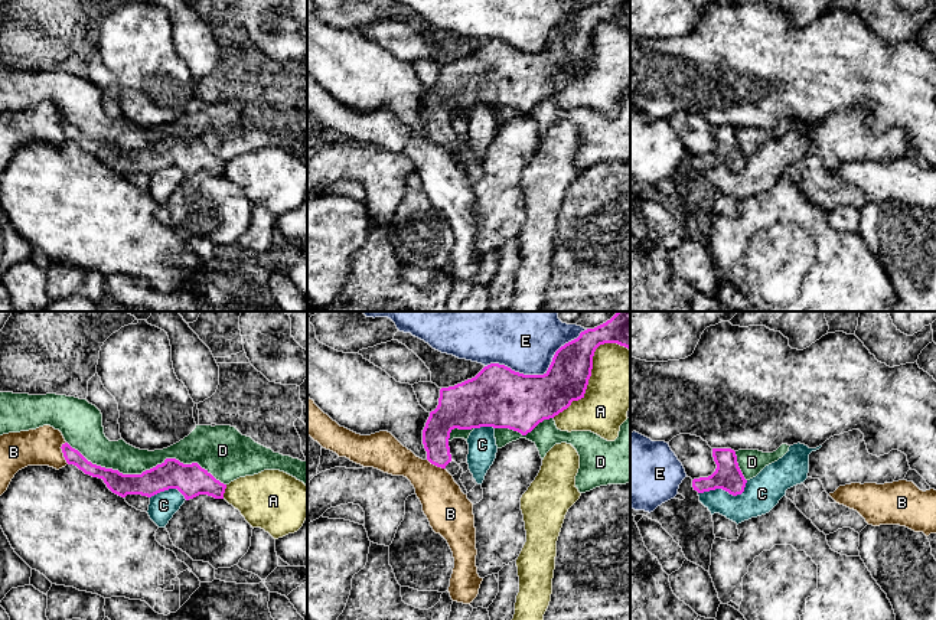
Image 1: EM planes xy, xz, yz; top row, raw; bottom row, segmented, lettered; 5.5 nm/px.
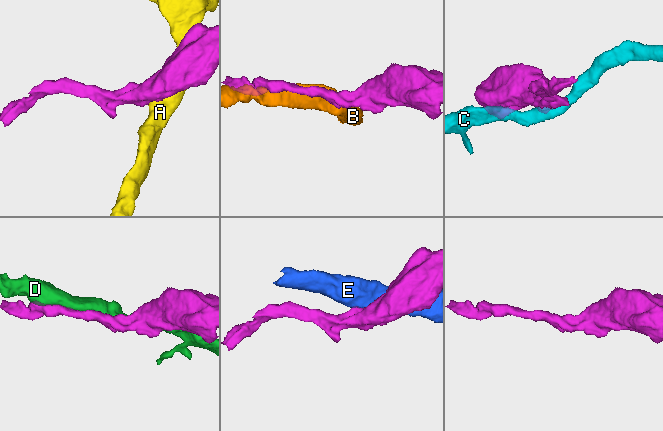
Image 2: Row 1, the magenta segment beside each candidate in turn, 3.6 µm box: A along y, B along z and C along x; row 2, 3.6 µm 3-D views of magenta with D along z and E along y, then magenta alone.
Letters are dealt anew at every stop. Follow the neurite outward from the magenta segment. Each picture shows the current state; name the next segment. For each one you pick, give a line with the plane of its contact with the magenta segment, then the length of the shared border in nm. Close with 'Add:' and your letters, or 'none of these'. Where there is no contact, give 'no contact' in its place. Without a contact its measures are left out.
Add: none of these

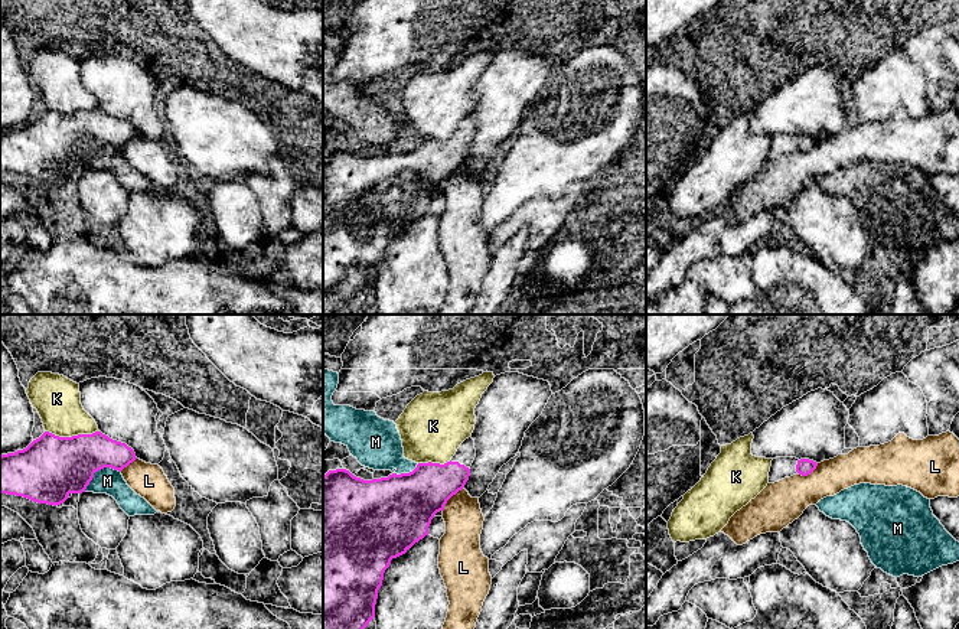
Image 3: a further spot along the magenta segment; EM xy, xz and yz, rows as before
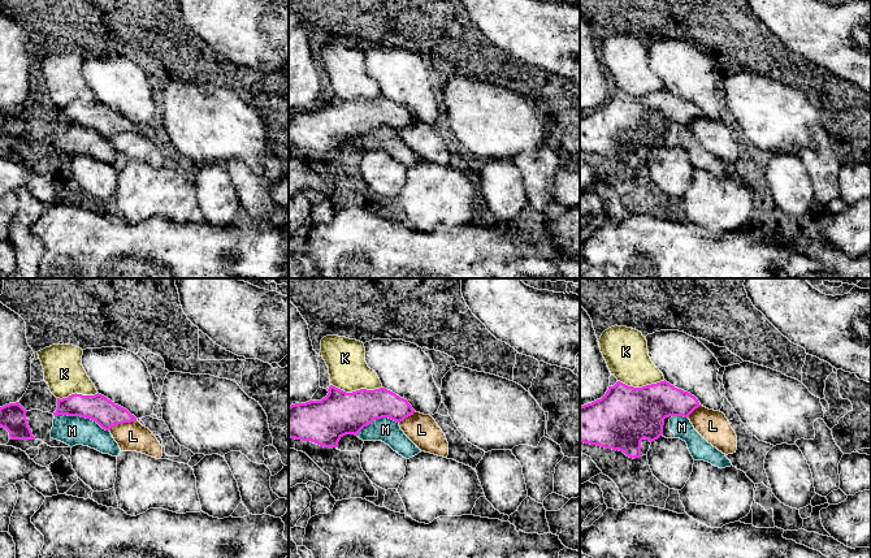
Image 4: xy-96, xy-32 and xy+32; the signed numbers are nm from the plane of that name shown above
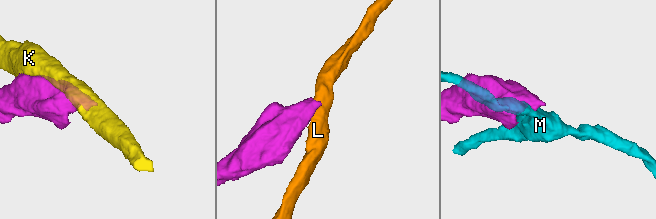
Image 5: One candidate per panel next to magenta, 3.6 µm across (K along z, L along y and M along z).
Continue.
Add: none of these

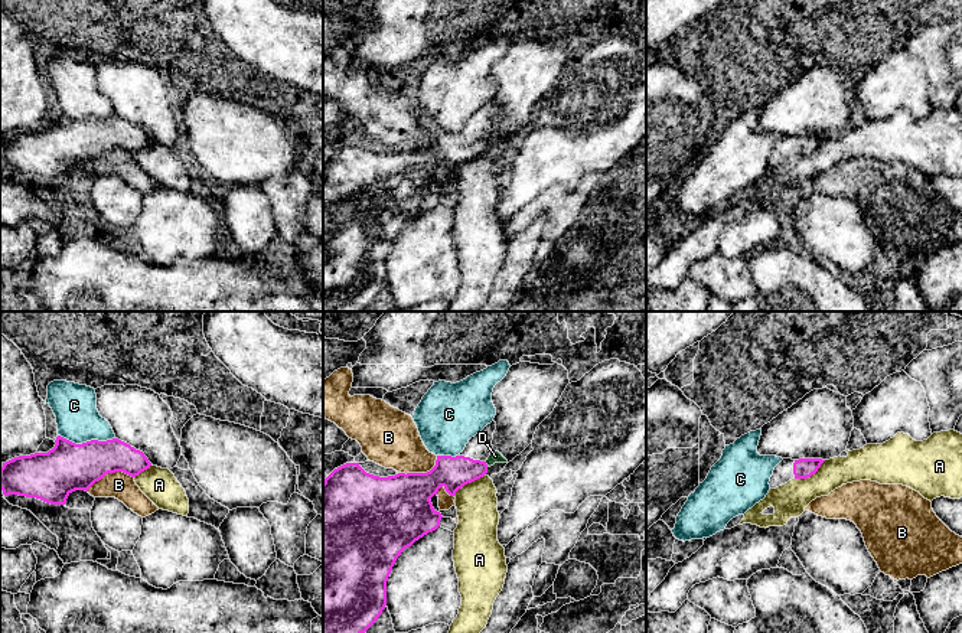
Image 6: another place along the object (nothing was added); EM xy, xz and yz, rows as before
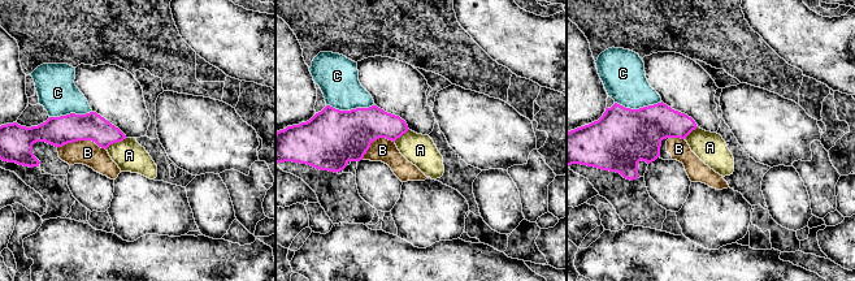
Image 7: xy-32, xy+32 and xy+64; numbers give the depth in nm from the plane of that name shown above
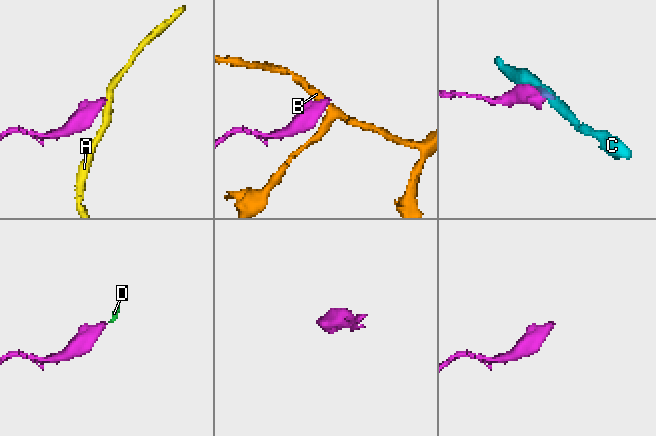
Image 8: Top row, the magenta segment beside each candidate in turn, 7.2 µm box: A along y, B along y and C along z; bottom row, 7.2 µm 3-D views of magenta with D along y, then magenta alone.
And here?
D: meets magenta in xz; contact 30 nm long
Add: D

